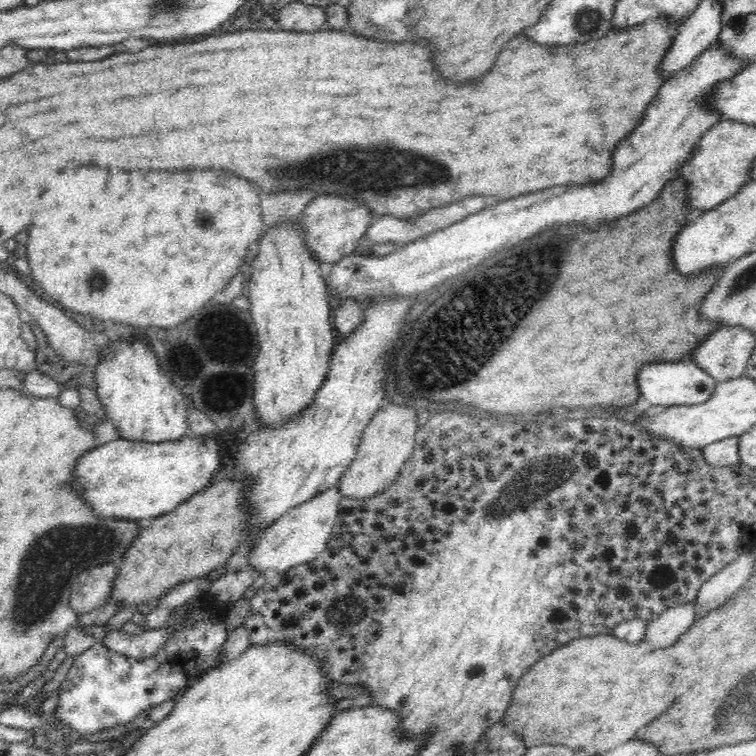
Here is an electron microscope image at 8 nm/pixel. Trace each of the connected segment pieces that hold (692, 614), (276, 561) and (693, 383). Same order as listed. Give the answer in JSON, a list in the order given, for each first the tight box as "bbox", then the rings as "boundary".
[{"bbox":[643,602,700,648],"boundary":[[[695,602],[680,604],[664,611],[656,620],[647,624],[643,641],[656,648],[669,648],[700,618]]]},{"bbox":[248,486,341,575],"boundary":[[[334,486],[326,490],[326,492],[314,496],[312,500],[292,508],[290,512],[282,514],[256,540],[256,544],[251,548],[248,557],[249,564],[256,567],[259,572],[270,575],[275,571],[284,572],[289,568],[309,563],[326,550],[334,523],[338,518],[341,500],[340,491],[337,486]]]},{"bbox":[637,360,716,406],"boundary":[[[692,360],[670,361],[666,363],[649,364],[637,372],[637,385],[641,396],[644,396],[652,406],[692,406],[702,404],[713,395],[716,382],[705,370],[698,368]]]}]

